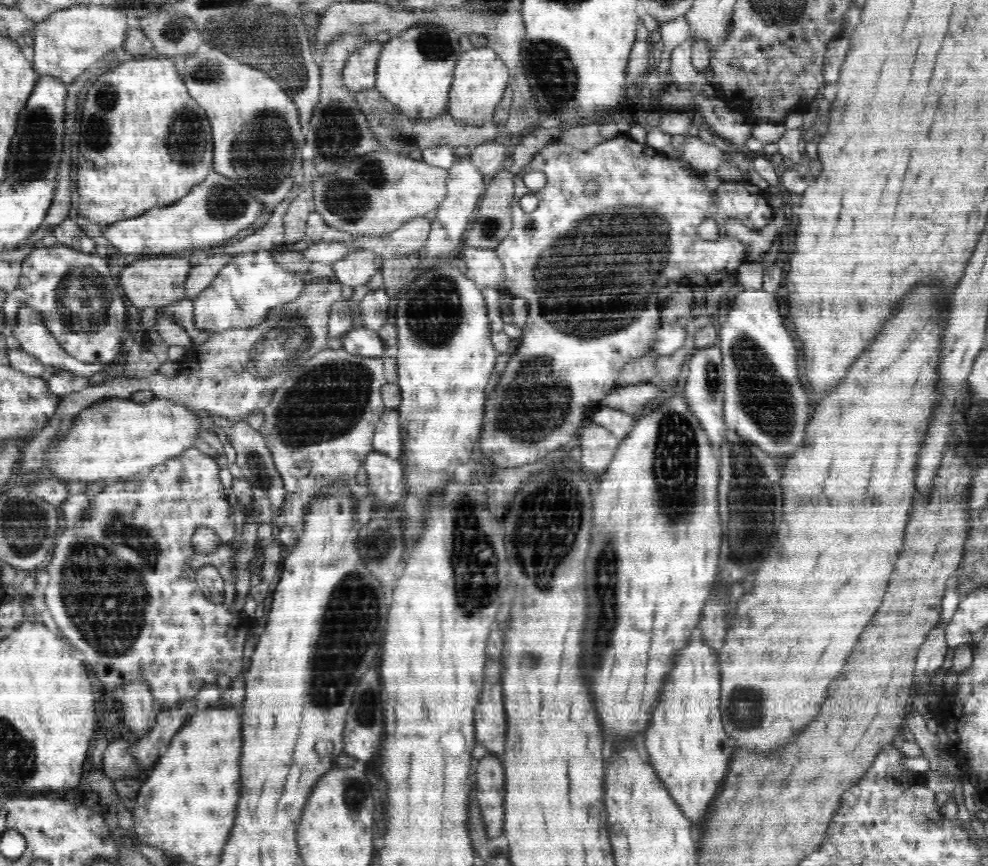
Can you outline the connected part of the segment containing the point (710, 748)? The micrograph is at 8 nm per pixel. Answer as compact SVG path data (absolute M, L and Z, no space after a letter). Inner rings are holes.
M692 636L688 648L676 656L676 668L668 672L668 684L664 684L664 700L655 706L652 722L648 723L643 736L643 751L649 764L654 767L668 794L676 801L680 811L692 822L702 822L706 812L710 815L710 806L718 790L722 790L730 760L734 753L734 741L722 728L720 720L720 668L714 648L702 640L702 636Z

